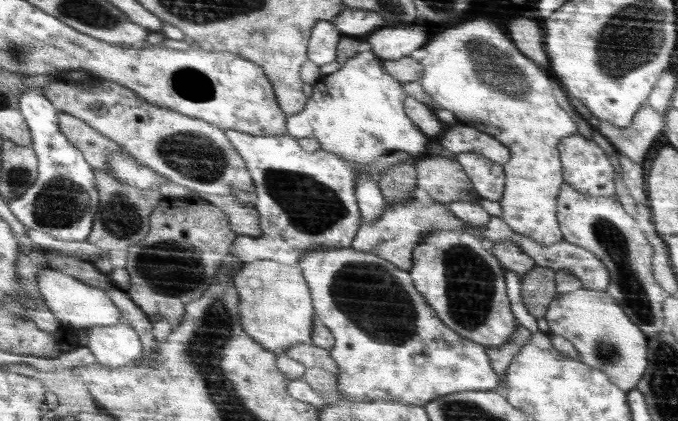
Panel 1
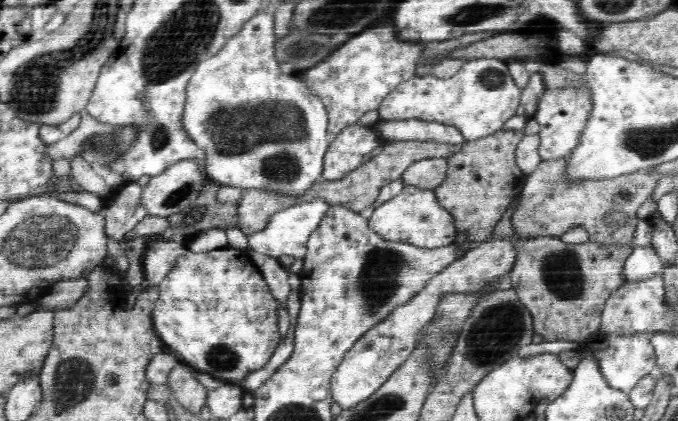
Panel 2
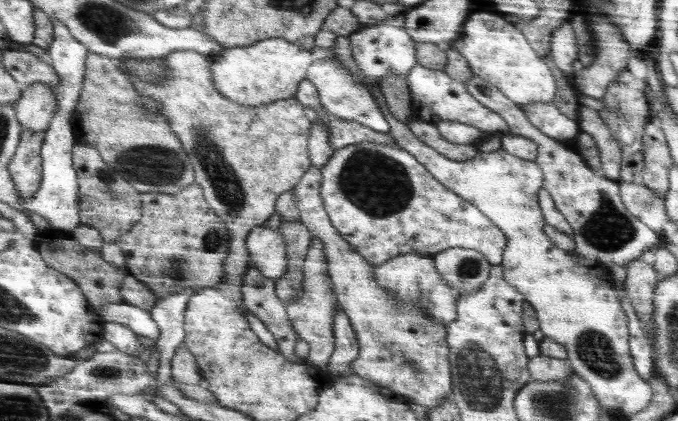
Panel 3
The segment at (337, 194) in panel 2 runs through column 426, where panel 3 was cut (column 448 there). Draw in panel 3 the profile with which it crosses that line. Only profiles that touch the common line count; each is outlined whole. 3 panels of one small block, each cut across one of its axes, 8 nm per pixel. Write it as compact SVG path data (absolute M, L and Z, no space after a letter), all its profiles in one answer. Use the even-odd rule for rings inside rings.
M412 120L409 127L414 136L418 137L424 144L429 144L430 148L436 152L449 157L450 160L467 161L476 158L478 150L476 146L469 144L454 144L443 137L437 125L426 121Z

